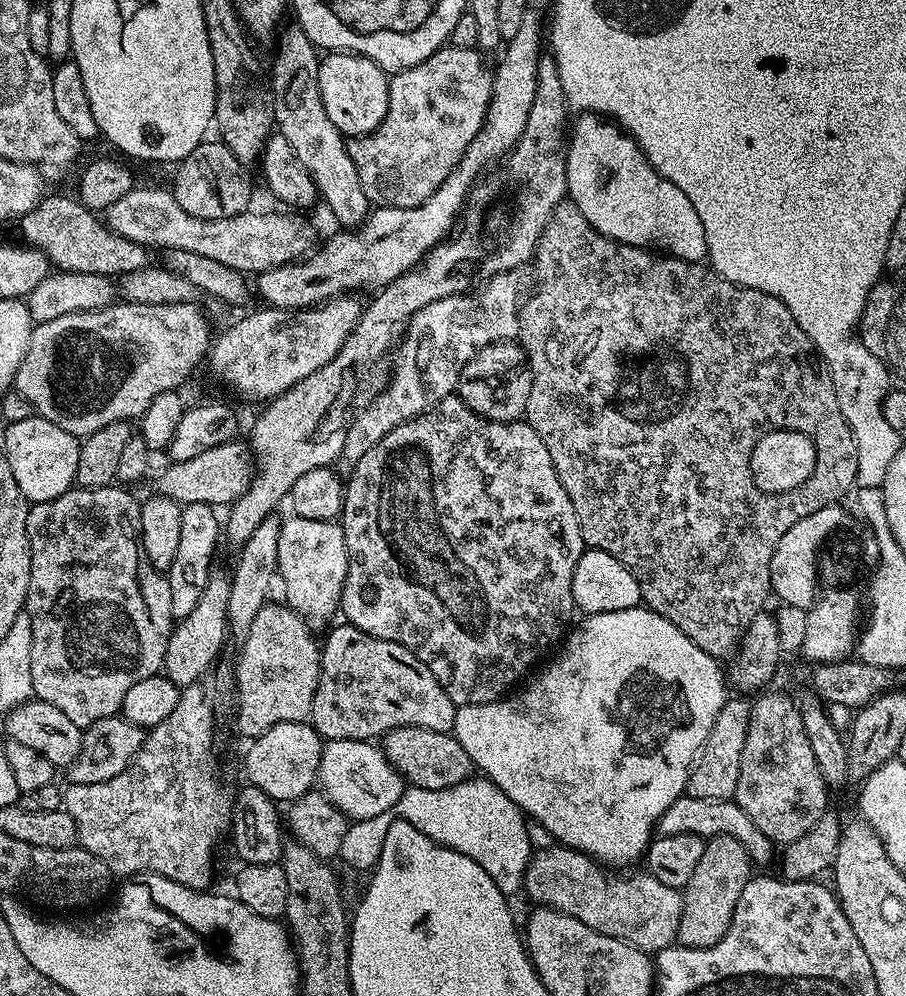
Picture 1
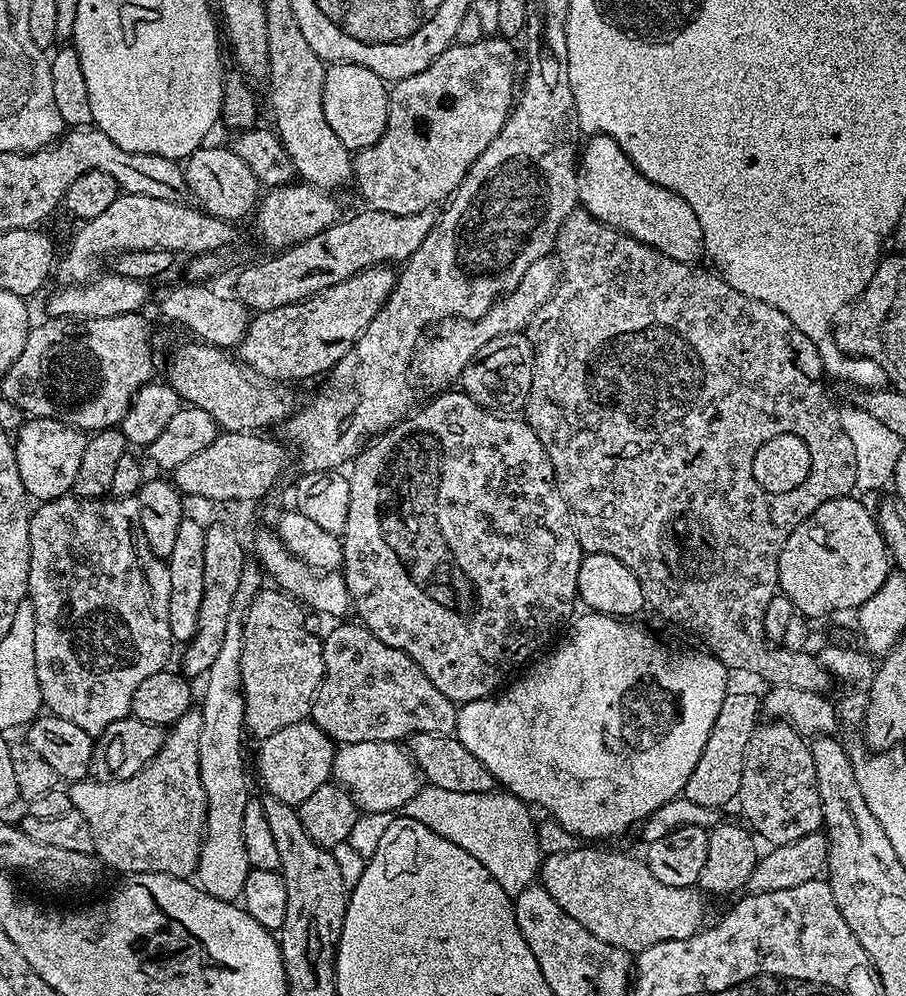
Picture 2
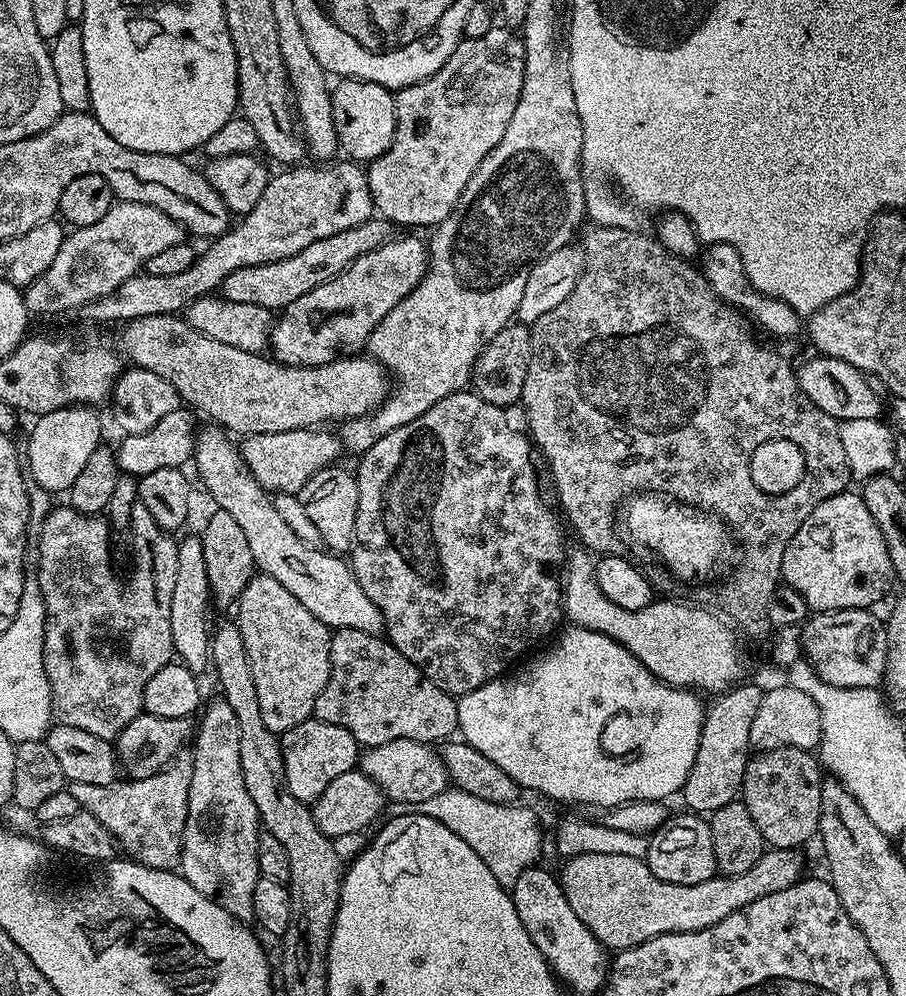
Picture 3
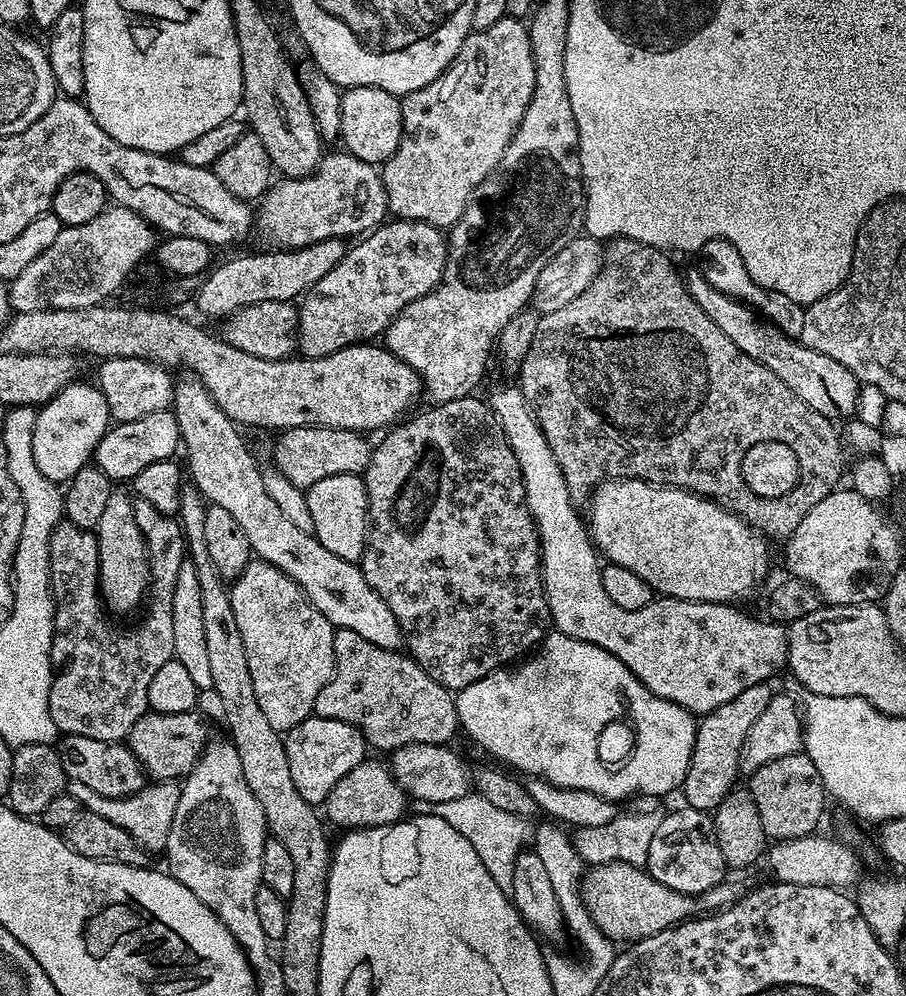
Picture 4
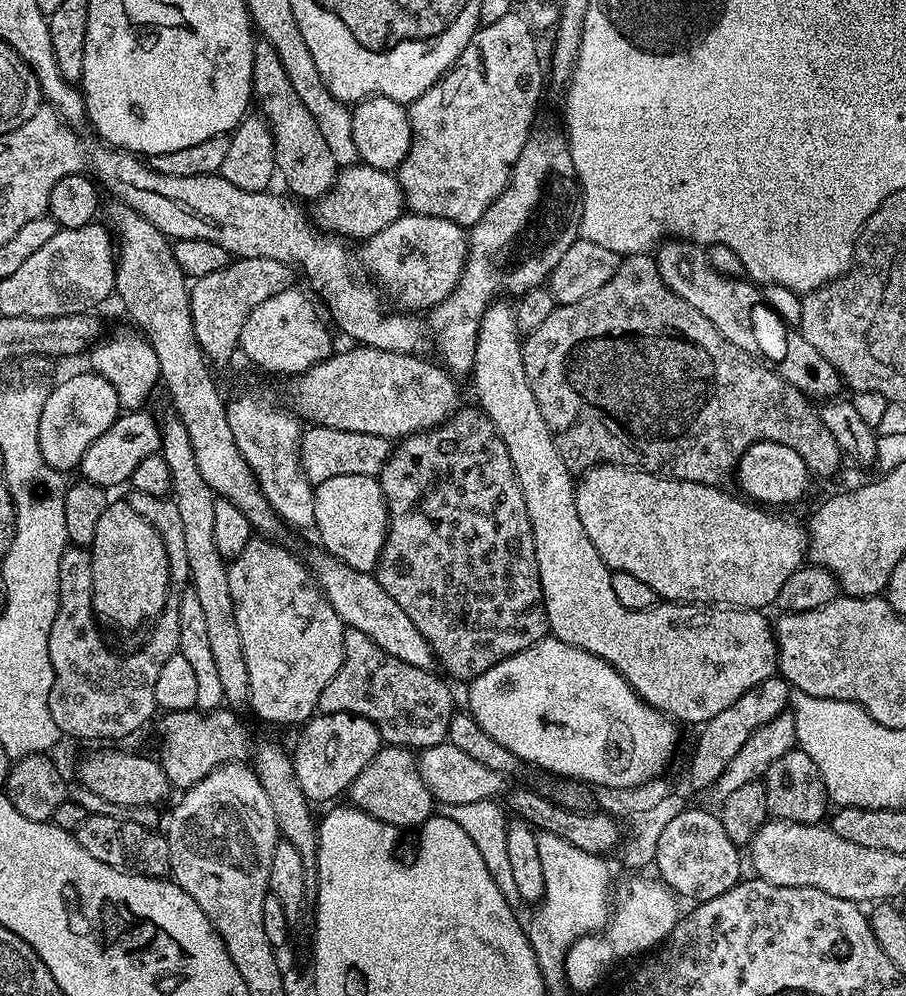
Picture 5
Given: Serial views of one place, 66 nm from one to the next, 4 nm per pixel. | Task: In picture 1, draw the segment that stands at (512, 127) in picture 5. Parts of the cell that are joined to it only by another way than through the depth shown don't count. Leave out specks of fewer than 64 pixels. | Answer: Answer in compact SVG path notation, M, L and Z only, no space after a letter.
M439 48L430 58L395 73L388 82L388 113L383 122L365 136L347 141L350 158L358 166L358 178L362 178L362 190L366 190L369 205L377 208L416 208L430 194L446 182L446 178L458 166L462 154L474 142L482 130L488 107L492 101L494 72L484 65L485 57L476 48Z

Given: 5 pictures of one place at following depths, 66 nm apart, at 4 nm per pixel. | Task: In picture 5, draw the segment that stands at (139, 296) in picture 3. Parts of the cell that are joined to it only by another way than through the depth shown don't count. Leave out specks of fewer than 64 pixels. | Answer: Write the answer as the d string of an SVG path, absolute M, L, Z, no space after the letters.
M366 163L353 164L350 168L340 168L337 178L332 183L332 191L315 201L314 220L325 233L341 238L353 236L357 242L386 230L390 222L405 215L406 205L400 181L393 173L372 168Z

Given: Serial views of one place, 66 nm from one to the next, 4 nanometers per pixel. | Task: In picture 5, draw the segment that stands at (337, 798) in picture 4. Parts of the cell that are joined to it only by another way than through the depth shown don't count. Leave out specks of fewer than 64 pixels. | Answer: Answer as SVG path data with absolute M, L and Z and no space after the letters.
M381 747L377 756L366 766L366 770L362 770L358 778L354 778L346 796L347 799L352 799L349 800L351 807L360 808L397 830L419 829L434 814L434 801L426 782L422 782L417 753L410 748Z

